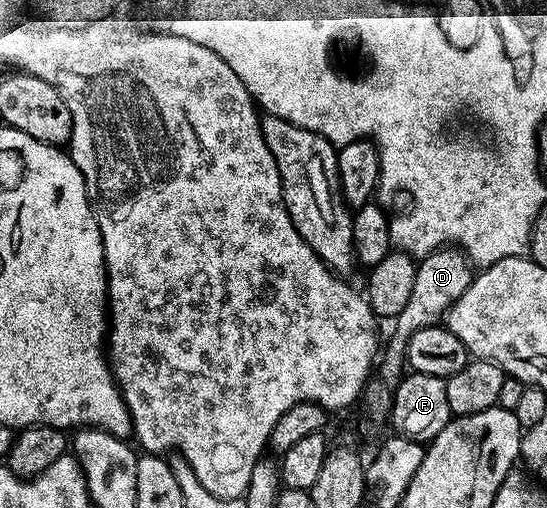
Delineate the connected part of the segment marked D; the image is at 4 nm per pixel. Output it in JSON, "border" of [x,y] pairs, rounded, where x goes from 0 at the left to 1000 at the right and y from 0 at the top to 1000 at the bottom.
{"border":[[[835,486],[797,490],[795,496],[784,498],[762,514],[751,589],[744,589],[744,604],[737,604],[737,612],[729,612],[729,620],[722,628],[726,657],[713,667],[706,687],[702,681],[700,701],[693,711],[693,726],[697,719],[697,734],[713,754],[724,752],[742,732],[748,663],[759,659],[759,652],[766,652],[773,644],[801,638],[839,589],[839,581],[846,581],[846,573],[854,573],[854,565],[863,557],[867,543],[867,524],[848,496]]]}

